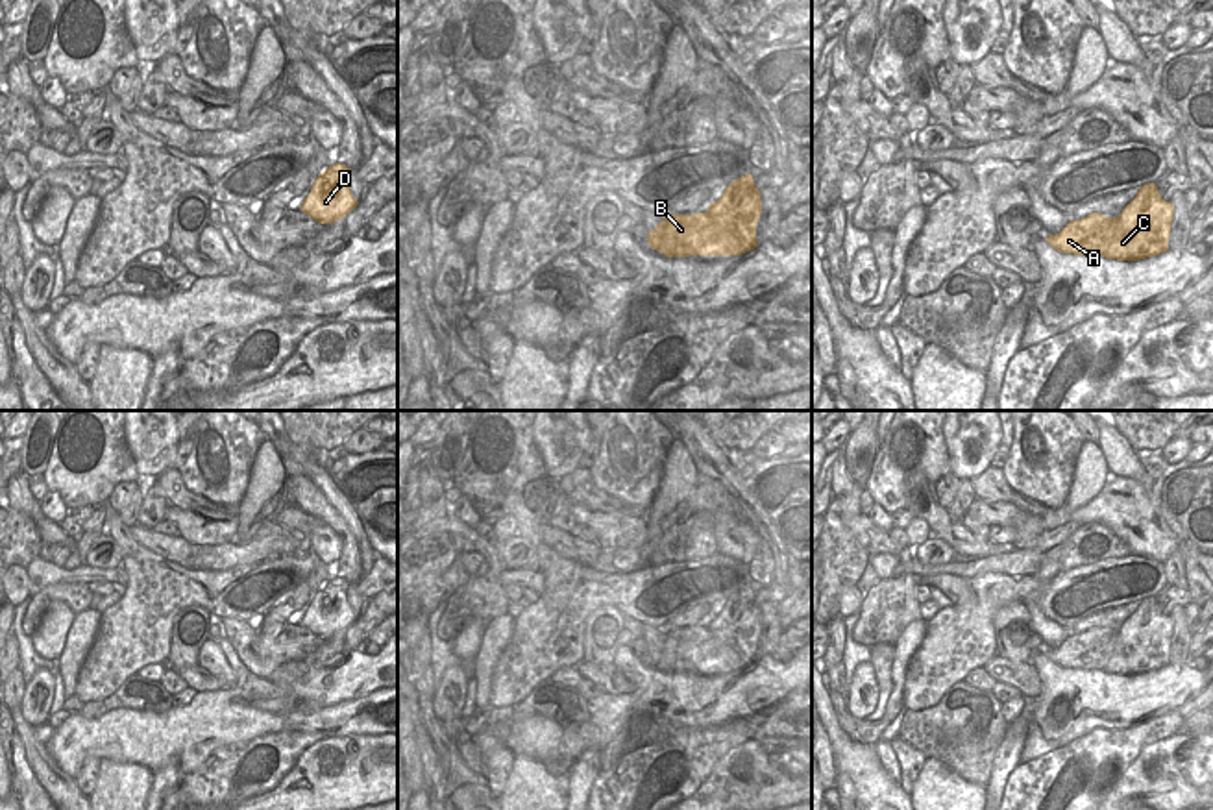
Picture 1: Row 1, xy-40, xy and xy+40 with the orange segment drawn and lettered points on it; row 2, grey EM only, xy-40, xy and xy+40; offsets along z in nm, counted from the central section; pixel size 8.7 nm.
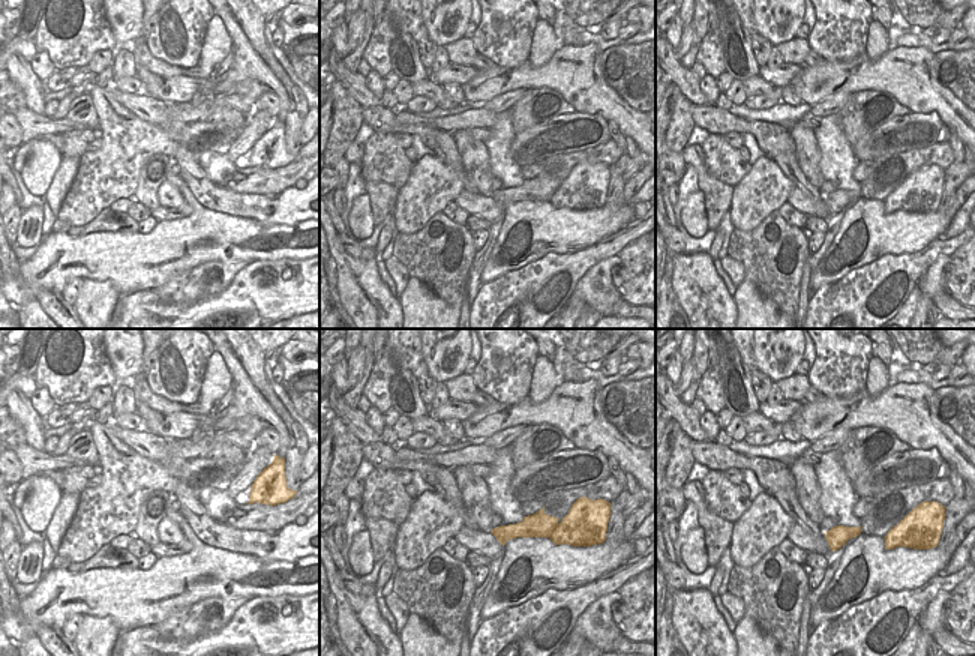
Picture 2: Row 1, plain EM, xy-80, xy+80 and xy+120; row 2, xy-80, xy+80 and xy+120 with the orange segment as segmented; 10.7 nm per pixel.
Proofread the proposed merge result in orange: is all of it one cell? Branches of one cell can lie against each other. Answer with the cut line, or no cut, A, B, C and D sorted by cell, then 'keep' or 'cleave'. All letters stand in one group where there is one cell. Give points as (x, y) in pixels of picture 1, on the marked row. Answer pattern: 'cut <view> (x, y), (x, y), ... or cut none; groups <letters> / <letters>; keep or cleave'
cut xy+40 (1115, 219), (1115, 239), (1102, 256); groups A B / C D; cleave

